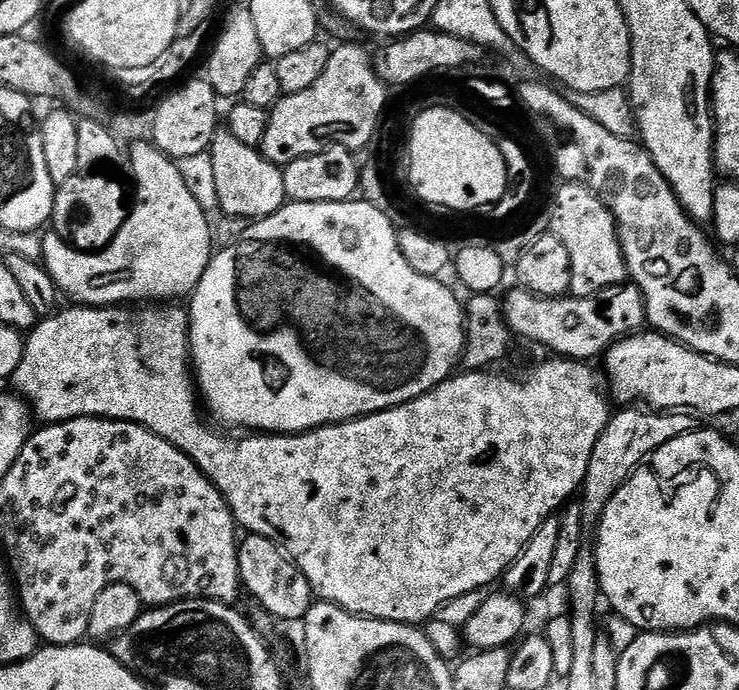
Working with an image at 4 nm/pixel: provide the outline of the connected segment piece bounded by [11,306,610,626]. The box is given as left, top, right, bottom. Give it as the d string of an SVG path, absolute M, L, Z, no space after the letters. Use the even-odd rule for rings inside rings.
M68 306L55 314L41 319L24 341L24 353L11 383L15 391L27 400L37 421L45 425L62 424L66 420L79 420L81 416L94 416L105 420L128 420L141 424L146 430L166 438L166 442L182 450L208 475L208 479L221 492L232 507L232 517L245 533L265 536L286 549L294 562L306 574L317 601L336 604L347 612L366 616L369 620L389 620L395 624L423 625L433 619L436 611L446 602L458 598L458 594L470 594L470 590L488 588L499 581L504 571L518 558L518 554L534 538L542 522L553 519L557 510L581 491L586 478L586 466L590 466L590 454L594 454L594 442L606 430L610 419L607 395L600 393L600 384L589 365L582 360L548 358L536 364L524 376L524 384L510 377L491 376L488 370L464 370L453 374L432 388L424 396L414 398L397 408L387 408L369 416L346 420L342 424L327 424L310 432L299 434L225 434L207 419L200 417L198 389L194 383L194 369L190 363L188 342L188 309L181 306L113 306L90 308Z

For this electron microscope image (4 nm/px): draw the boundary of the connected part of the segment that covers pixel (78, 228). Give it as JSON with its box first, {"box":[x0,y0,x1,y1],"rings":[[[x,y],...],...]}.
{"box":[51,174,129,252],"rings":[[[77,174],[59,184],[51,227],[81,252],[94,252],[108,247],[118,230],[122,230],[124,219],[129,213],[126,204],[124,208],[124,188],[116,180],[119,179],[108,174]]]}

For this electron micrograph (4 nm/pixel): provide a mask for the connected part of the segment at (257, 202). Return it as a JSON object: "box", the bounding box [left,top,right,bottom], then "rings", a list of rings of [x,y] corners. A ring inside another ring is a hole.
{"box":[210,130,284,222],"rings":[[[220,130],[212,140],[210,151],[214,158],[214,183],[218,185],[221,213],[237,216],[243,222],[255,222],[284,207],[284,169],[268,161],[259,148],[246,146],[246,142],[238,142],[232,132]]]}

